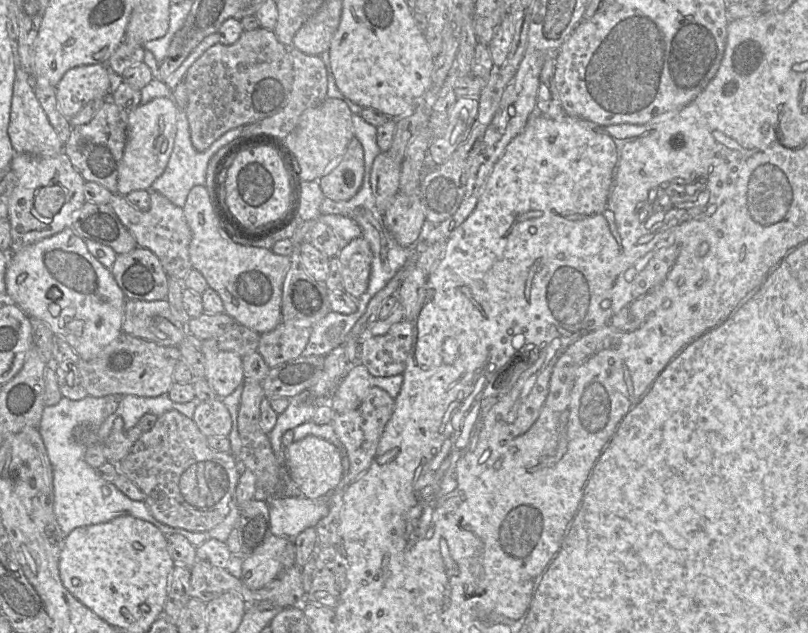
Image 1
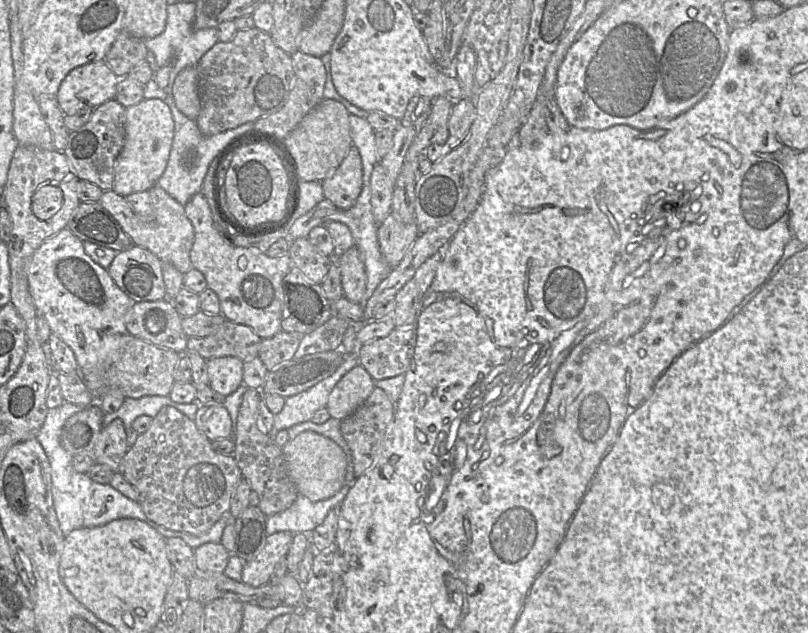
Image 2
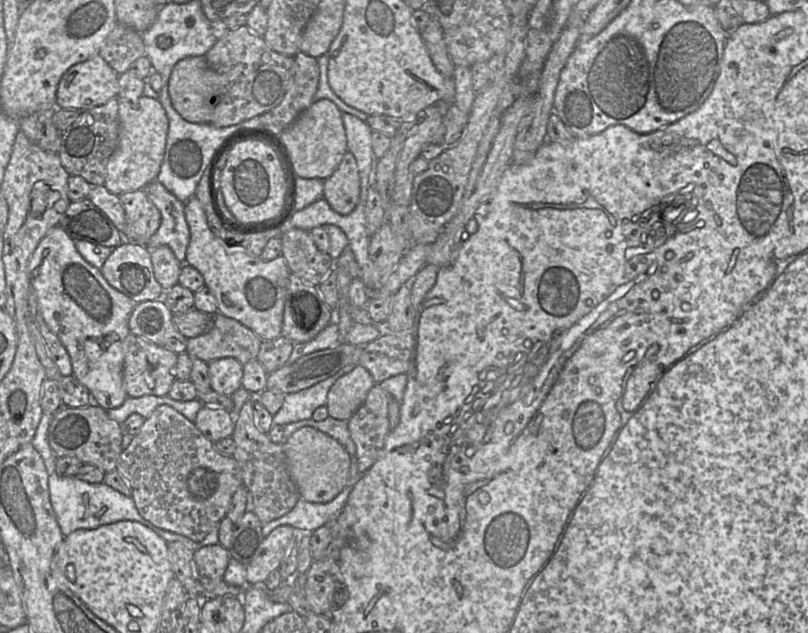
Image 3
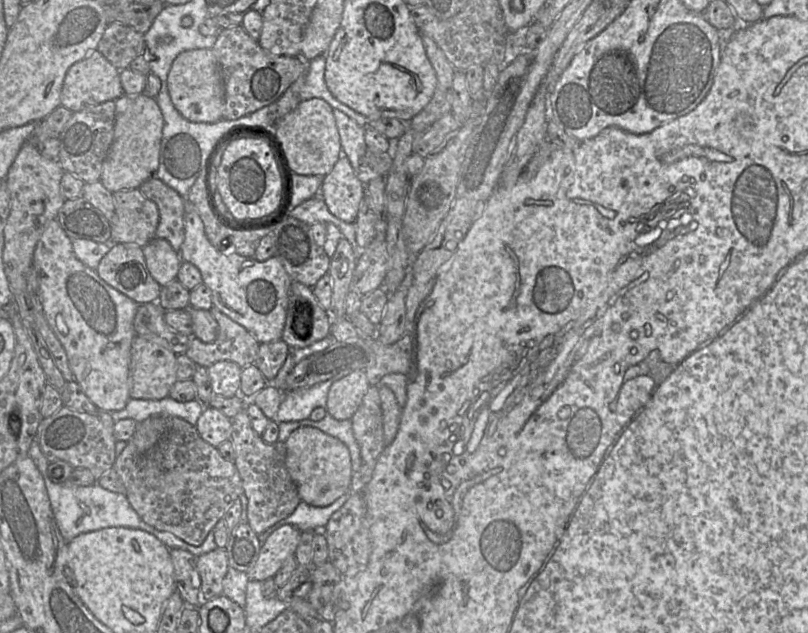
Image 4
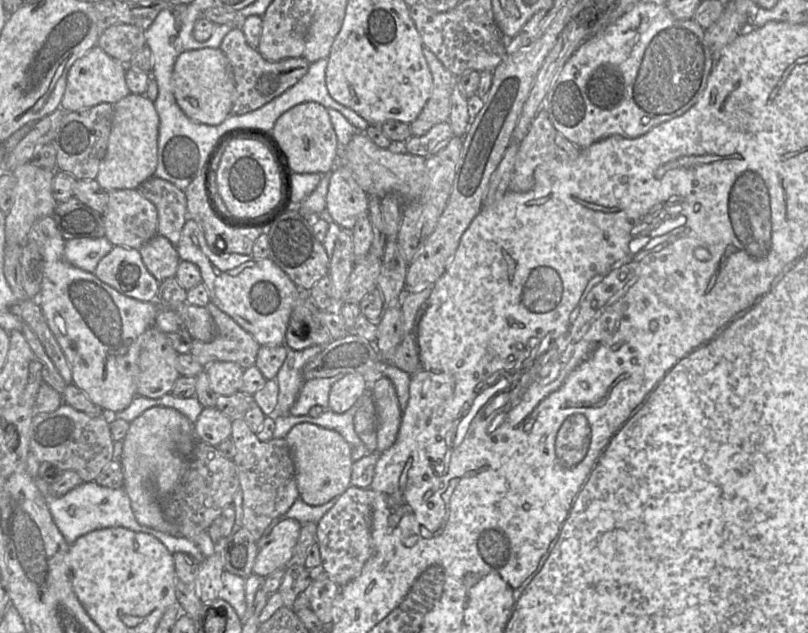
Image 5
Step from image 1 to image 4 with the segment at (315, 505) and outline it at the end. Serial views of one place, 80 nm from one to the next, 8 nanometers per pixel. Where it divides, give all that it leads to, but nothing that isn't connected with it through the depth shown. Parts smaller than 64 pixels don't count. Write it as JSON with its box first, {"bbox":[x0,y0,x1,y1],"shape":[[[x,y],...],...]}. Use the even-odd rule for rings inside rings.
{"bbox":[259,492,350,543],"shape":[[[350,492],[343,494],[326,507],[315,507],[304,501],[300,501],[290,516],[277,522],[266,531],[259,534],[259,541],[264,543],[271,533],[286,524],[293,525],[300,531],[321,531],[328,523],[332,514],[347,501],[349,495]]]}

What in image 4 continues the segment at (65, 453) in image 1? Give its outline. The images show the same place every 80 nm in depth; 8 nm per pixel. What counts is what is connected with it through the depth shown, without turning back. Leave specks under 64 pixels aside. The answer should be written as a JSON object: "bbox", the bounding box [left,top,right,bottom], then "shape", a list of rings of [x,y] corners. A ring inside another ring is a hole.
{"bbox":[28,437,217,558],"shape":[[[36,437],[31,443],[28,455],[34,461],[44,478],[57,526],[66,542],[72,541],[76,536],[82,533],[93,532],[110,527],[126,527],[140,529],[151,533],[162,541],[169,549],[180,548],[190,552],[196,558],[217,548],[213,530],[208,533],[206,539],[200,546],[192,546],[170,532],[157,530],[145,523],[131,506],[126,495],[106,490],[97,484],[97,482],[89,486],[64,486],[62,483],[54,483],[48,477],[47,468],[49,461],[42,453]]]}

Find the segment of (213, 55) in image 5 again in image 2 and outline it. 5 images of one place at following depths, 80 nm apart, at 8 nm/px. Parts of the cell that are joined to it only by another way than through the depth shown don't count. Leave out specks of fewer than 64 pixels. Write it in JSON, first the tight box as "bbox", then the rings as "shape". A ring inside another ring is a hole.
{"bbox":[172,66,201,120],"shape":[[[196,66],[186,67],[177,75],[172,96],[176,107],[188,118],[196,120],[201,108]]]}

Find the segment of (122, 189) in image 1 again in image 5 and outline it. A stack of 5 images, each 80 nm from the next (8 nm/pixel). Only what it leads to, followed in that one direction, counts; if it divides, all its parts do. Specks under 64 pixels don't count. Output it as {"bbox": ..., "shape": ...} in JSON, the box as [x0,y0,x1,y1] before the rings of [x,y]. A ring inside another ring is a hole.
{"bbox":[96,93,159,192],"shape":[[[131,93],[114,104],[108,146],[96,177],[102,189],[107,192],[137,189],[146,180],[155,177],[158,131],[159,116],[154,102],[144,95]]]}

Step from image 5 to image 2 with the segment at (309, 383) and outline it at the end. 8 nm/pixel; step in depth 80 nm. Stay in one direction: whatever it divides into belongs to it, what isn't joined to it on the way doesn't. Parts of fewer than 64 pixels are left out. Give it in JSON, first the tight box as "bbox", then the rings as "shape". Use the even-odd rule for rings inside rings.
{"bbox":[269,351,359,438],"shape":[[[359,351],[346,354],[339,368],[331,376],[306,391],[286,397],[283,409],[275,415],[274,426],[269,435],[274,438],[282,429],[312,420],[316,411],[326,407],[329,395],[338,381],[359,363]]]}

